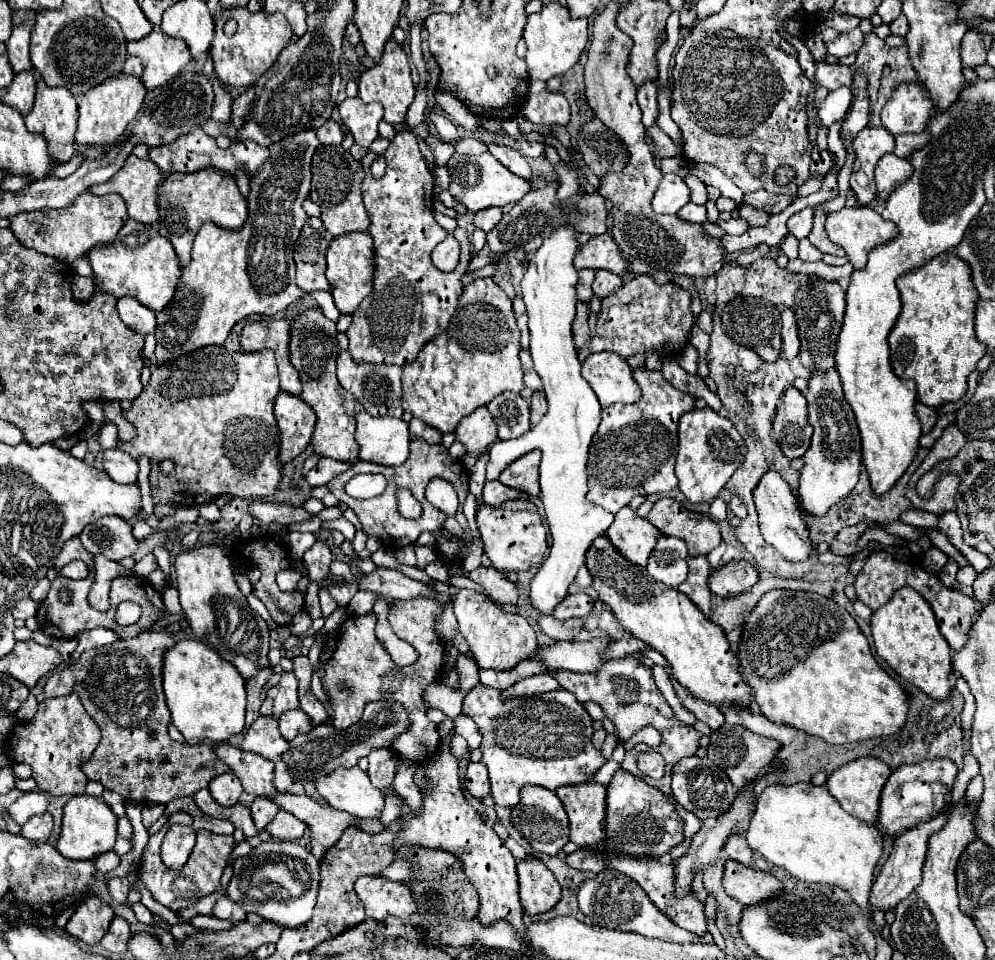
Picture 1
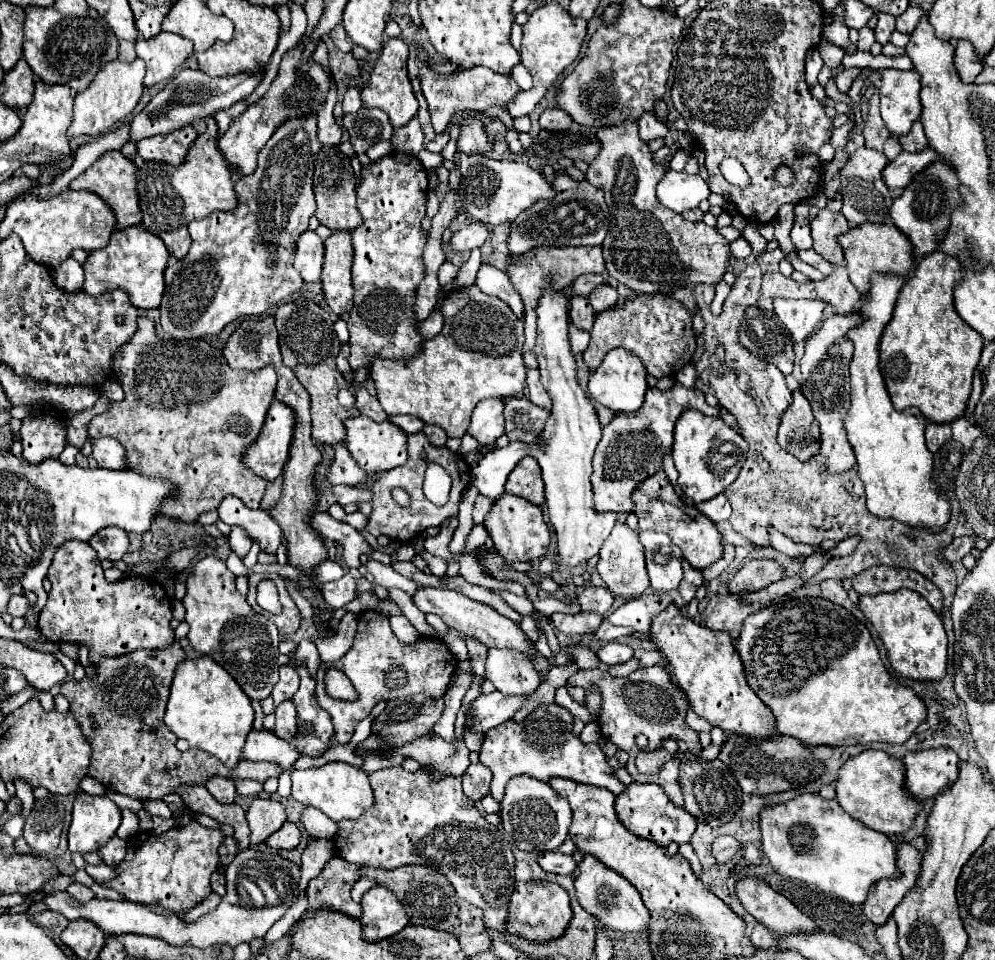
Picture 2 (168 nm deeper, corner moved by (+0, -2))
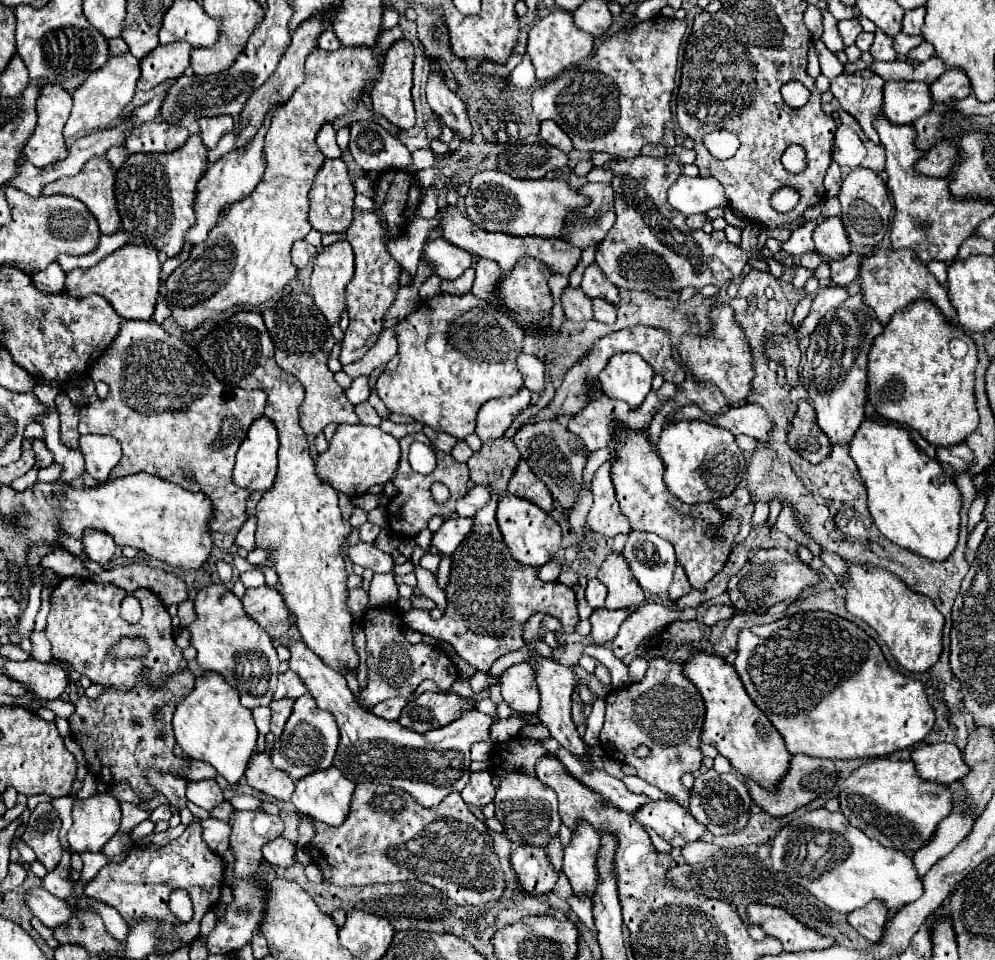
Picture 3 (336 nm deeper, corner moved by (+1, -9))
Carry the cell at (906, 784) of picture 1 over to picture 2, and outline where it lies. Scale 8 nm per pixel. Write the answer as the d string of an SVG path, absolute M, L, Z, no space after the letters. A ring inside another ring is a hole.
M933 748L907 754L903 758L907 768L907 790L921 800L927 800L957 780L959 756L949 748Z

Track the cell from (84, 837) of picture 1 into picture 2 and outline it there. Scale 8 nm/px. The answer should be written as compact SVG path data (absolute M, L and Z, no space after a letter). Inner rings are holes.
M77 792L73 804L73 822L69 826L69 850L71 852L97 852L115 836L121 824L121 810L113 800L103 796L91 796Z

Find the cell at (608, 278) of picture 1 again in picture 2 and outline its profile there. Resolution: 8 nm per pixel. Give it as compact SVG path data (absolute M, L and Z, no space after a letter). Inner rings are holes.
M603 284L603 286L597 286L591 294L589 294L589 302L595 310L595 314L599 312L605 312L605 310L611 310L619 300L619 294L613 286L609 284Z

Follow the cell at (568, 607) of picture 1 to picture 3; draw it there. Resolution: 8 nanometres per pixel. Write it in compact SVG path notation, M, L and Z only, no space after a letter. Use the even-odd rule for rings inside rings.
M590 579L586 587L586 601L592 609L602 609L606 601L606 589L598 579Z

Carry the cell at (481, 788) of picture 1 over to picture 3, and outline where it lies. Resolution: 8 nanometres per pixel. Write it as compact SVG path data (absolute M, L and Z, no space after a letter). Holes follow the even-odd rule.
M480 771L480 773L470 773L470 781L468 781L468 785L464 787L464 791L460 795L468 805L484 807L484 805L492 803L494 793L496 793L496 789L492 785L490 773Z

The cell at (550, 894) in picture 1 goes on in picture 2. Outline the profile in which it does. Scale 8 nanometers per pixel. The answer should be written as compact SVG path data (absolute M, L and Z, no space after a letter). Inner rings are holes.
M515 882L515 890L509 902L509 914L505 918L505 930L507 934L543 944L561 938L561 934L565 934L565 930L569 928L571 916L573 910L569 904L569 896L561 886L549 882Z

